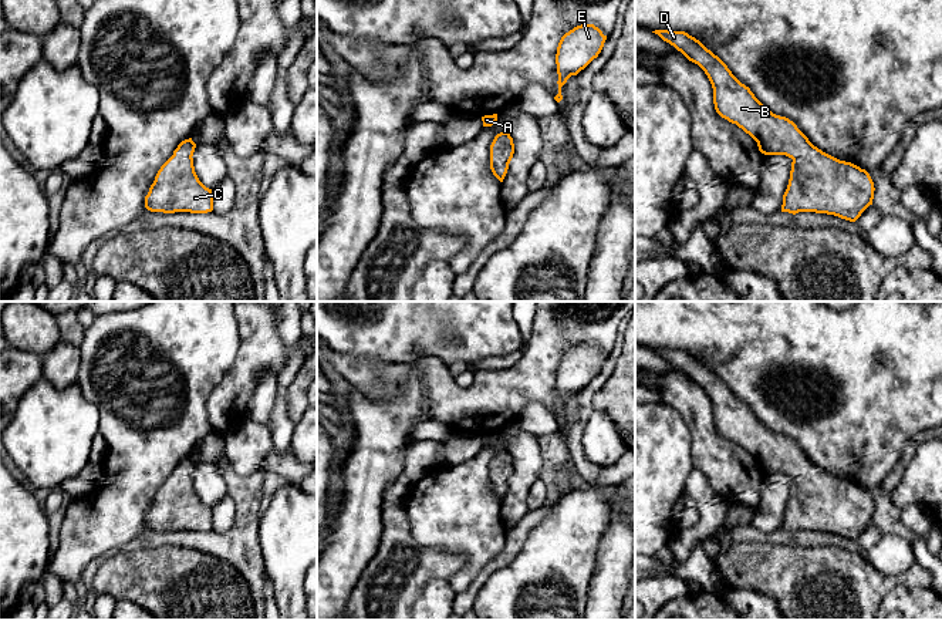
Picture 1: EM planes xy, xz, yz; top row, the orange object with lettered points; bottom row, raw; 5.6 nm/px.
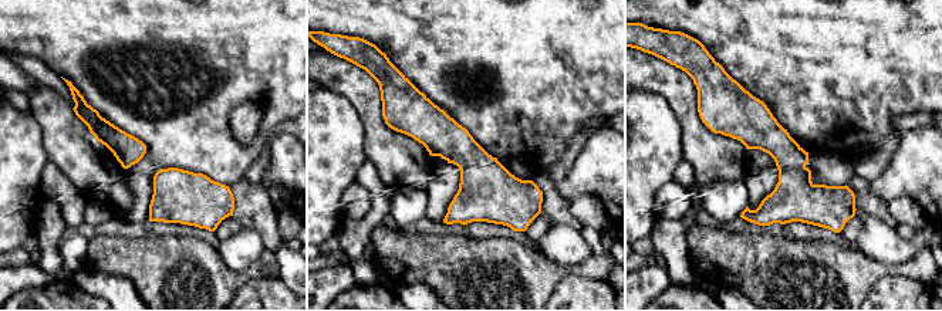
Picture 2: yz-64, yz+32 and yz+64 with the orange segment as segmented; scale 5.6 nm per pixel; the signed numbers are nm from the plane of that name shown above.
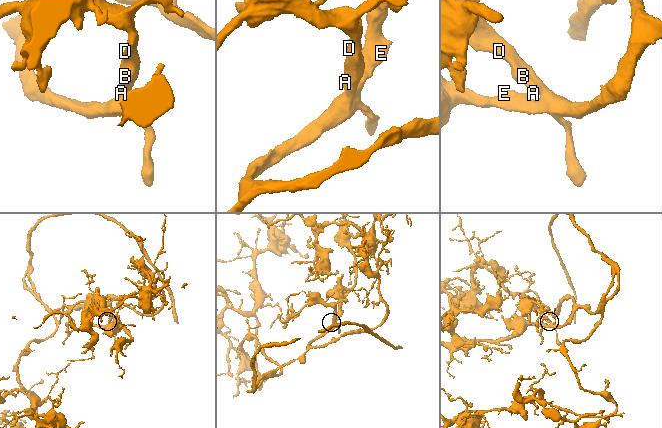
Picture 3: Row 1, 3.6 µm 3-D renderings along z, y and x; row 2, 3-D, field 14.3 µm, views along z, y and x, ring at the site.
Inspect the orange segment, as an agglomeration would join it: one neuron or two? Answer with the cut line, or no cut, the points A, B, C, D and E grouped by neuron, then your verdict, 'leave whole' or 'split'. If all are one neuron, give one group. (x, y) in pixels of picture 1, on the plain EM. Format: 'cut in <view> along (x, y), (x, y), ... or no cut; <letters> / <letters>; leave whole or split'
no cut; A B C D E; leave whole

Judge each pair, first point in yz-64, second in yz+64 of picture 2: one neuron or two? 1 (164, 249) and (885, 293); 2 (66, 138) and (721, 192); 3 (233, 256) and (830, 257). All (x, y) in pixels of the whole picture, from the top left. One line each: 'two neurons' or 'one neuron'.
1: two neurons
2: two neurons
3: two neurons

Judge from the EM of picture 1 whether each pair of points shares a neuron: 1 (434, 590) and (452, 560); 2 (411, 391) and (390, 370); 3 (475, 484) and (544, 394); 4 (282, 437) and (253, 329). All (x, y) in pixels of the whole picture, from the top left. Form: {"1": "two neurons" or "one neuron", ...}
{"1": "two neurons", "2": "two neurons", "3": "two neurons", "4": "two neurons"}

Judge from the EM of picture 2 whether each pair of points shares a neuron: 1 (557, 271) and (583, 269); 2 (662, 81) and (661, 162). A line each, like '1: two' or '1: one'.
1: one
2: two

